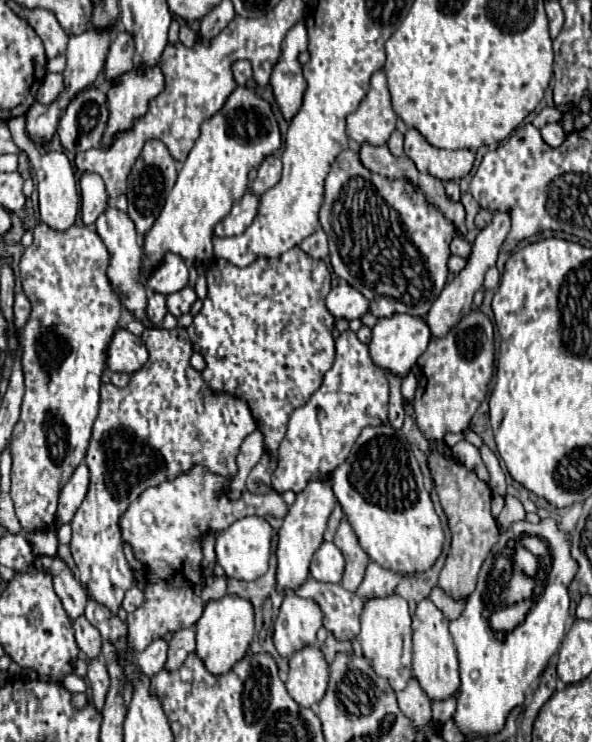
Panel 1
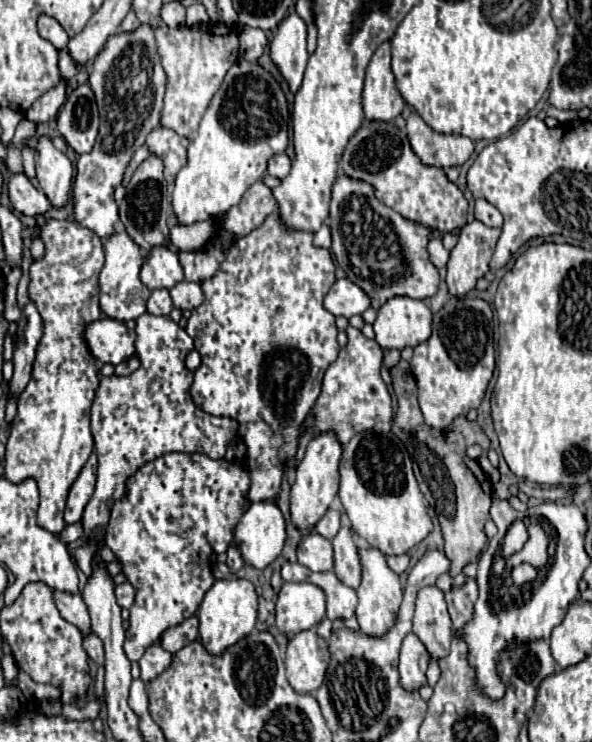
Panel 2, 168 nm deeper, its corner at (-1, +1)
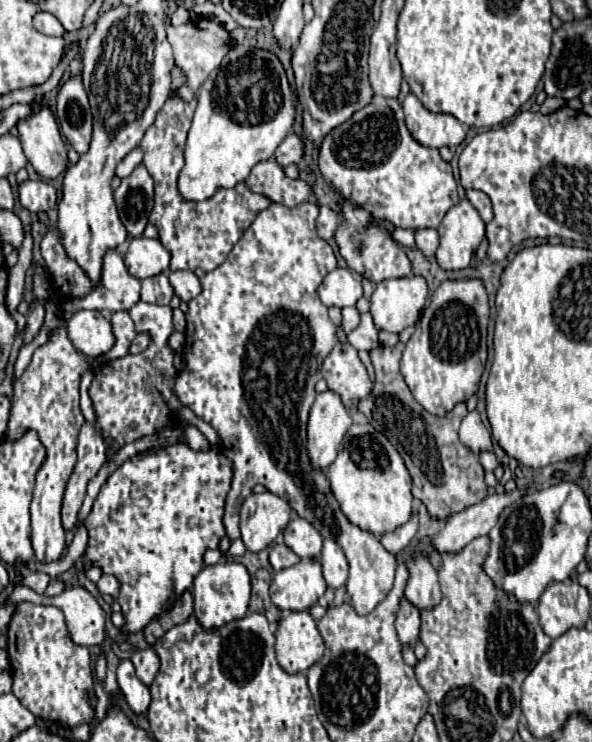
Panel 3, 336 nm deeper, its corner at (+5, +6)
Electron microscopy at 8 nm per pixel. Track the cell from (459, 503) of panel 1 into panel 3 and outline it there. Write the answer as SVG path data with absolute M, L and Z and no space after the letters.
M404 343L370 351L376 369L376 381L368 399L358 403L358 409L366 415L368 423L374 429L382 431L390 439L390 443L396 445L414 481L412 495L426 505L430 517L448 519L464 511L466 507L480 503L486 497L488 487L484 483L484 467L480 465L478 455L462 445L458 439L458 427L468 413L466 405L458 403L444 417L434 417L426 413L424 407L420 407L412 397L400 373L402 351Z

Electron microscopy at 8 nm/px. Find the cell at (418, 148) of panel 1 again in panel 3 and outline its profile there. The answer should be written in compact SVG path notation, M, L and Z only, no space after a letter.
M408 95L402 103L404 115L406 115L406 127L412 133L412 137L426 147L458 147L466 139L466 131L460 121L456 121L452 115L442 113L430 113L416 95Z

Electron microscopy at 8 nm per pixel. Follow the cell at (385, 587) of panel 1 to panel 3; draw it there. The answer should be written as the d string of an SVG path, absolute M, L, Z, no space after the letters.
M414 513L412 519L410 519L406 525L398 527L398 529L392 531L392 533L382 535L382 537L380 537L380 543L384 545L384 549L386 549L388 553L398 555L400 551L404 551L404 549L408 547L408 543L414 539L416 531L418 531L418 515Z

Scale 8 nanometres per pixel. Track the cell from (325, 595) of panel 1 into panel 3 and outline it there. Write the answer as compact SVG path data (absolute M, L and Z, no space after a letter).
M274 545L270 549L270 563L274 567L274 571L280 571L284 567L292 567L300 561L300 557L296 553L292 553L292 549L288 549L286 545Z

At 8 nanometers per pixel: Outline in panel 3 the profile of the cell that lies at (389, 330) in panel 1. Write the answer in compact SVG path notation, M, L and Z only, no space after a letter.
M418 275L404 279L386 279L376 285L370 299L372 319L376 329L400 333L420 319L428 295L426 281Z

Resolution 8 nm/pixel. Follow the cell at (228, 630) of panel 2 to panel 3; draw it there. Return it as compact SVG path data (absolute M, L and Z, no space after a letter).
M220 561L216 565L204 567L192 585L192 597L194 597L194 617L198 623L210 631L218 629L224 623L230 623L234 619L242 619L248 611L250 603L250 575L244 565L240 563L228 563Z

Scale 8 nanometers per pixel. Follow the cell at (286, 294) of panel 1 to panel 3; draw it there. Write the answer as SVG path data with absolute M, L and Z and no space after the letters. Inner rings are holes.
M270 203L256 215L242 239L228 253L226 261L200 279L202 293L188 303L190 309L186 313L188 327L184 343L186 367L178 373L174 393L196 417L210 423L218 431L224 447L222 453L234 465L232 489L226 497L224 513L228 539L236 541L240 537L238 513L242 501L252 493L254 485L264 485L268 491L286 499L302 519L310 521L320 531L324 539L330 531L336 531L334 539L344 549L350 563L350 577L346 583L350 603L358 615L366 615L392 589L396 557L382 547L378 537L362 531L346 519L330 491L326 475L312 469L306 453L306 421L316 397L314 387L318 381L316 339L330 341L334 333L336 343L336 325L332 325L328 307L316 293L324 275L336 267L336 257L332 247L316 235L316 217L316 203L302 203L292 209L280 203ZM254 425L260 425L260 435L254 435Z

